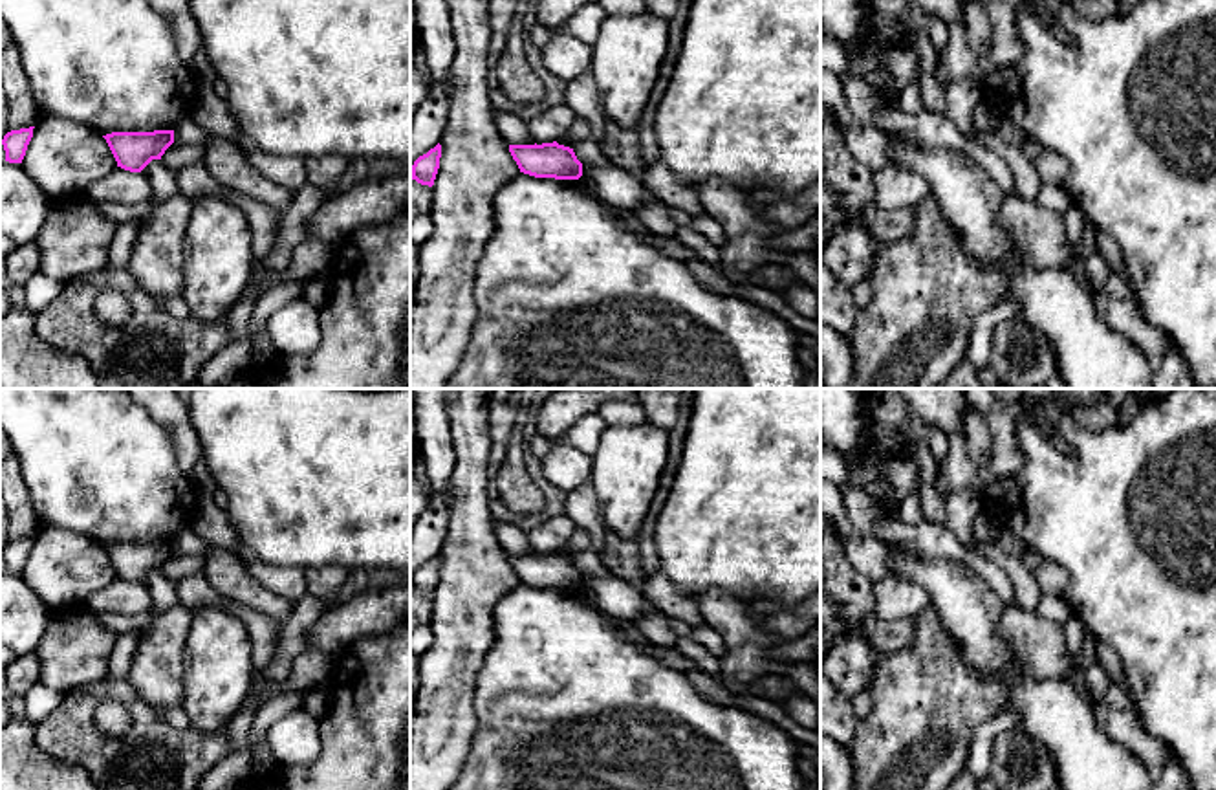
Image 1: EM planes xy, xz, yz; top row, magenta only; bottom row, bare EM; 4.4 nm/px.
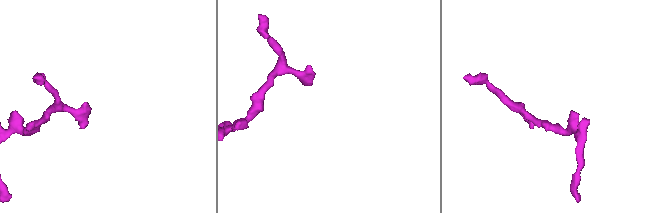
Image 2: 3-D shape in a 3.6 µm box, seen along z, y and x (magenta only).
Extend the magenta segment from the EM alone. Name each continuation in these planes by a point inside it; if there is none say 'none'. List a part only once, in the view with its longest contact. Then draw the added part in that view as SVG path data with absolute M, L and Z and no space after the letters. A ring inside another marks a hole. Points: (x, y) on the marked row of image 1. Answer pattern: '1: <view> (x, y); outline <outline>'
none

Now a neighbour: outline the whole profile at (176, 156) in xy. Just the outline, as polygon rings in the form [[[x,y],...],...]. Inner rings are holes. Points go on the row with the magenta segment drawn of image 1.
[[[172,143],[165,154],[161,156],[161,161],[176,174],[183,167],[201,161],[203,159],[203,148],[200,145],[190,143]]]

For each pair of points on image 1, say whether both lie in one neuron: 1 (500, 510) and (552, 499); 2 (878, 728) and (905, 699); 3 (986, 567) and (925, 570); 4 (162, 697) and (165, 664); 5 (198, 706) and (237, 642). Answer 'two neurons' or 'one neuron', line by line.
1: one neuron
2: one neuron
3: two neurons
4: one neuron
5: one neuron

